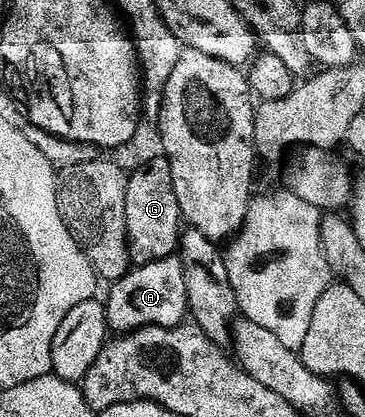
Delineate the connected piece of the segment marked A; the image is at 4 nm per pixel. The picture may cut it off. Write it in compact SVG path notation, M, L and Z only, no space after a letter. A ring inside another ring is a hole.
M178 254L165 257L161 261L147 263L143 267L135 267L127 276L110 284L105 306L107 308L107 326L119 335L129 335L132 331L140 331L142 327L181 327L188 318L187 294L185 293L185 271L181 269Z

